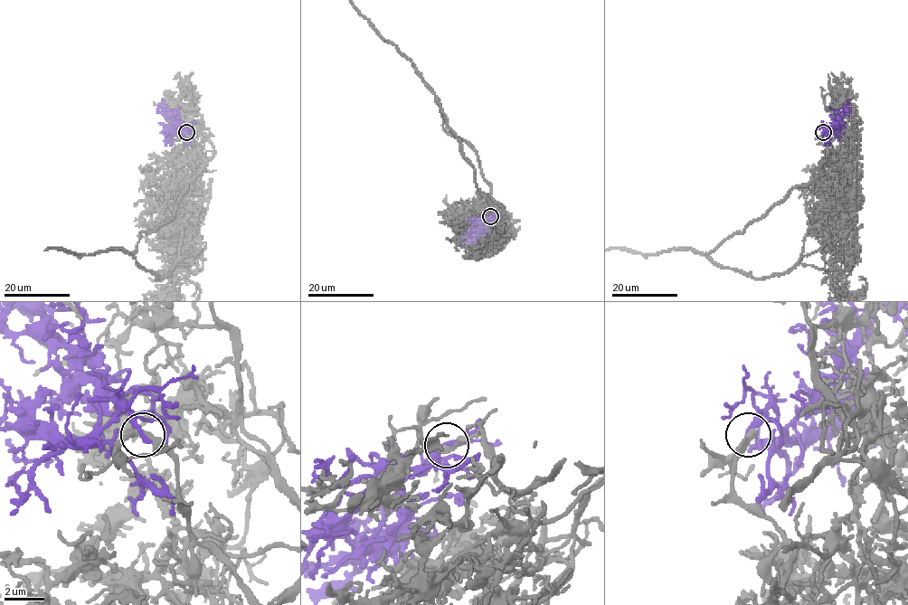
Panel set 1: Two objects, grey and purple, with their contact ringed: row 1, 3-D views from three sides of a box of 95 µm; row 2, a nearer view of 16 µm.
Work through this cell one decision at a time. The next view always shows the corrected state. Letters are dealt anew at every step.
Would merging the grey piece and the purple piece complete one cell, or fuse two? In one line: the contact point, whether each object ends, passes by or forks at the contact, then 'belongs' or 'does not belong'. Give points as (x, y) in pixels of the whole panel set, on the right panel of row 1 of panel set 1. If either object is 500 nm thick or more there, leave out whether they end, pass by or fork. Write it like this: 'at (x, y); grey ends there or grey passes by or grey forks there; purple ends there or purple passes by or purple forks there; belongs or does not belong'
at (823, 132); grey passes by; purple ends there; belongs

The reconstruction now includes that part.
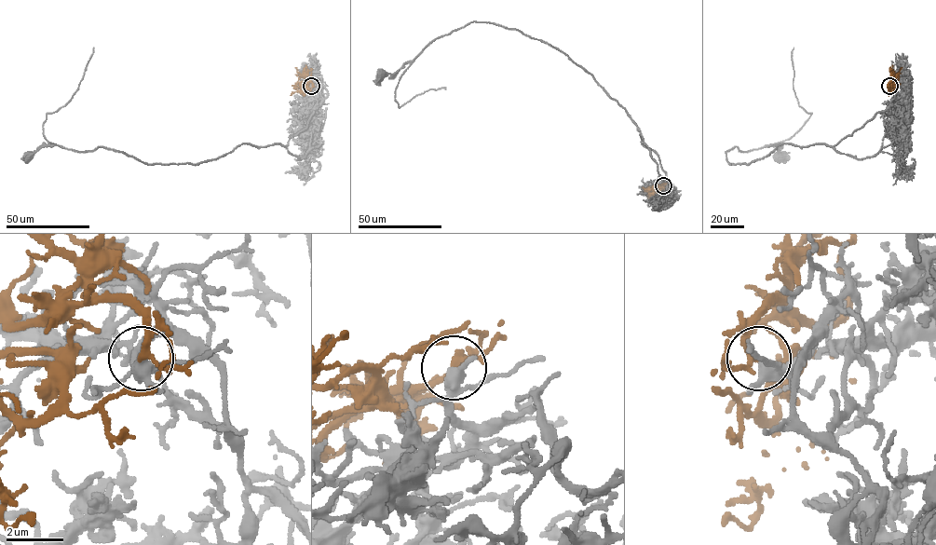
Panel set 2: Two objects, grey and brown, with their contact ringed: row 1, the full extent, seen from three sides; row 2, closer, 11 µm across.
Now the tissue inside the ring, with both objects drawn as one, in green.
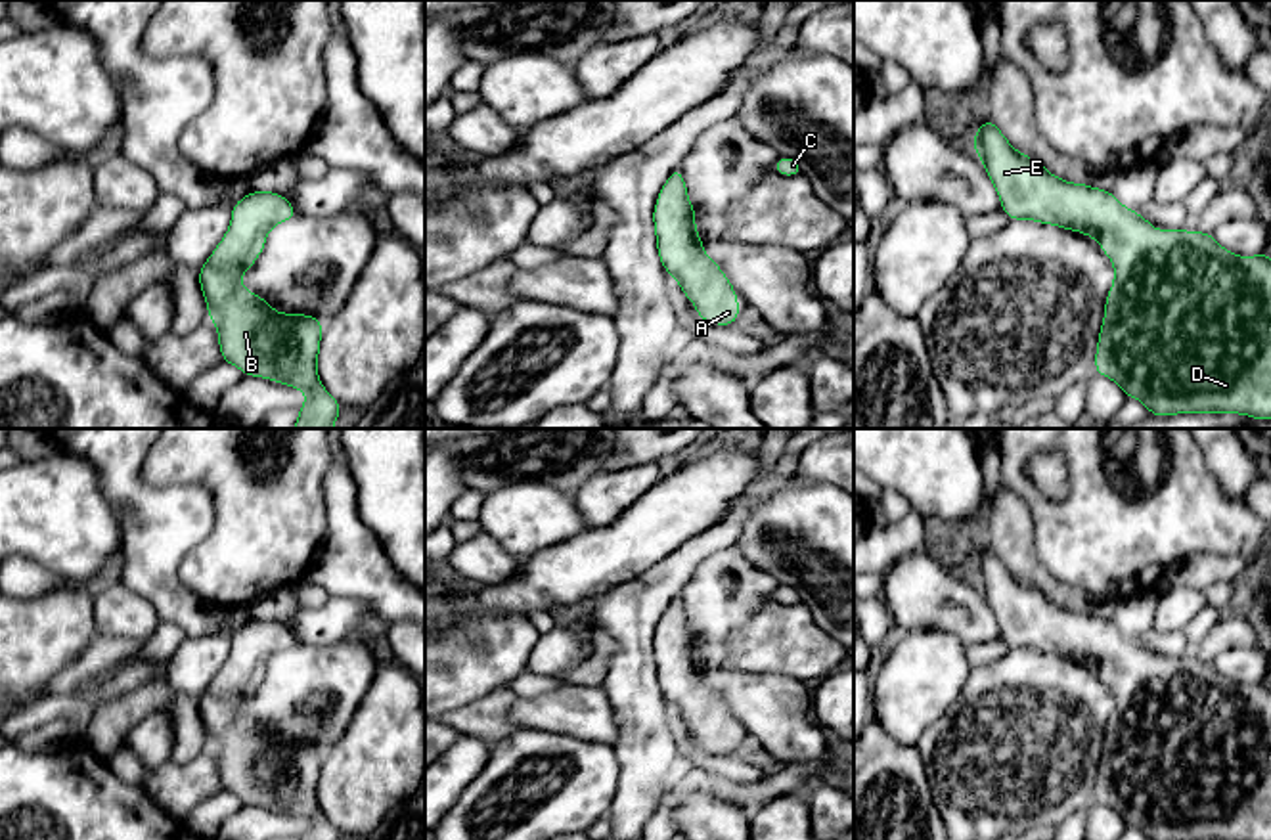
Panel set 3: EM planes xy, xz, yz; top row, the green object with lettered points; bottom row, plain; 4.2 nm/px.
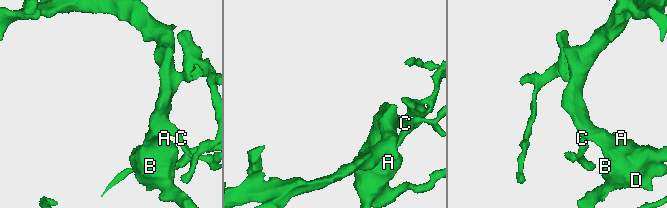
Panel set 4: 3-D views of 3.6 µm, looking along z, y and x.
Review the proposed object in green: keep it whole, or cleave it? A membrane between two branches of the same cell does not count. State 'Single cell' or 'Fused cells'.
Single cell

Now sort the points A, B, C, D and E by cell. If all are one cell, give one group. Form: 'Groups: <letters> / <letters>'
Groups: A B C D E

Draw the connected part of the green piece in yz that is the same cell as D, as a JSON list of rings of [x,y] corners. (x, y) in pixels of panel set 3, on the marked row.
[[[986,119],[970,140],[1011,220],[1036,220],[1093,237],[1114,264],[1099,331],[1095,373],[1118,383],[1127,398],[1141,400],[1154,417],[1177,413],[1238,413],[1271,419],[1271,258],[1238,256],[1212,233],[1154,230],[1143,214],[1126,209],[1112,191],[1053,176],[1041,163],[1016,151]]]

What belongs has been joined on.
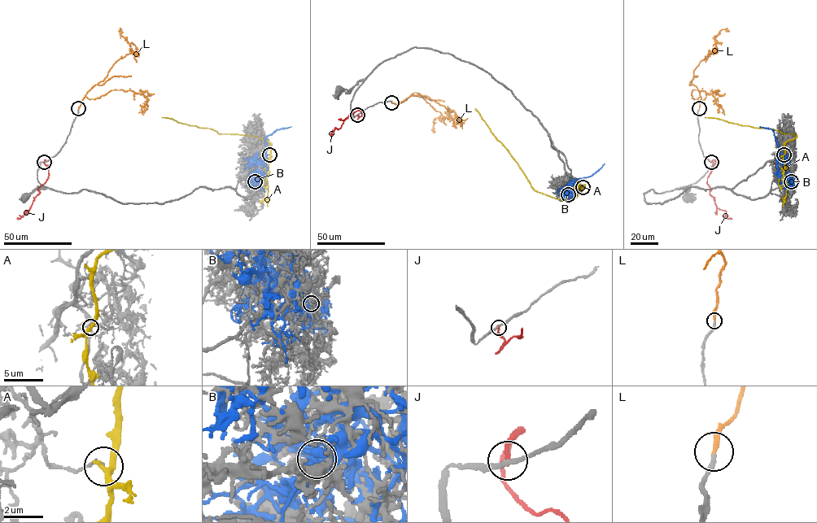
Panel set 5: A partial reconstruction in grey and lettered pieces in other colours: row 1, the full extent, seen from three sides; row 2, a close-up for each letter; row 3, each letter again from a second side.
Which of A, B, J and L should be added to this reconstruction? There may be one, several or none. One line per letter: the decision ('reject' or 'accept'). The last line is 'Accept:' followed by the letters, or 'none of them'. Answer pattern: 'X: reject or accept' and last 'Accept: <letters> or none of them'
A: reject
B: reject
J: reject
L: accept
Accept: L

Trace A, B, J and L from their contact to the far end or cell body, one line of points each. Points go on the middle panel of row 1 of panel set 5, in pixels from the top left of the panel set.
A: (583, 187), (575, 198), (565, 200), (535, 191), (475, 108)
B: (568, 194), (579, 185), (578, 179), (591, 176), (605, 163)
J: (358, 115), (357, 119), (361, 116), (361, 111), (351, 113), (330, 136)
L: (392, 102), (396, 104), (412, 95), (422, 97), (444, 119), (435, 117), (434, 129), (431, 129)

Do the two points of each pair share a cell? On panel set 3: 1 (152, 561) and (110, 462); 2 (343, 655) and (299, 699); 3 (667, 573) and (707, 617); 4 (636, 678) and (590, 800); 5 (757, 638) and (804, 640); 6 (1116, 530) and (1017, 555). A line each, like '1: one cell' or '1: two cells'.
1: one cell
2: one cell
3: two cells
4: two cells
5: one cell
6: two cells

